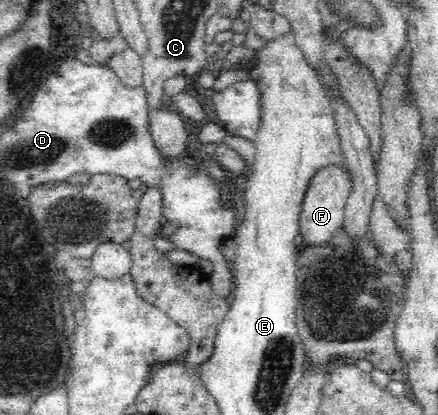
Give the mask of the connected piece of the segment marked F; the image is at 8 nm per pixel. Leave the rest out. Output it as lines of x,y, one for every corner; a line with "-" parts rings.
330,164
320,169
310,180
298,217
300,246
328,244
343,226
345,206
353,186
351,173
344,164

